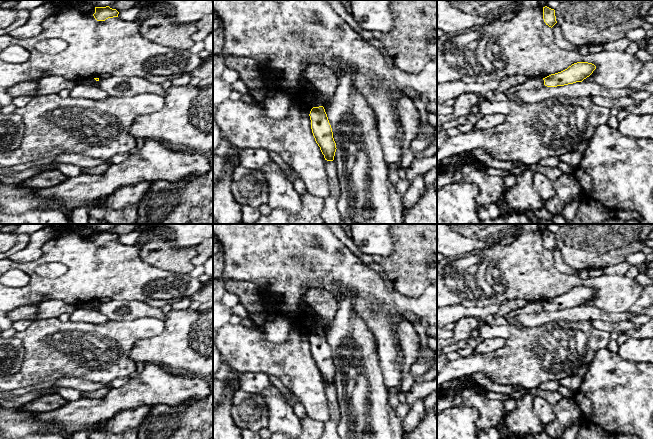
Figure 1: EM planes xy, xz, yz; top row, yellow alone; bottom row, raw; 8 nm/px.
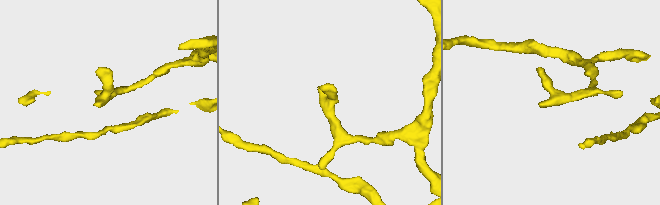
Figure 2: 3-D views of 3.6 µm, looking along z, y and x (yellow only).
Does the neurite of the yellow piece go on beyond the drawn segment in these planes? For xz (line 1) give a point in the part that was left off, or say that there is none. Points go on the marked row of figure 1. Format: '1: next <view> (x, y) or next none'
1: next none

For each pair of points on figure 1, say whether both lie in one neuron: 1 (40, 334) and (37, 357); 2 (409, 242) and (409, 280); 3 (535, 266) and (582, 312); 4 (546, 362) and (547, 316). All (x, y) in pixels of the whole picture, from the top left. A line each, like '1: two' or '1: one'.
1: one
2: one
3: two
4: two

